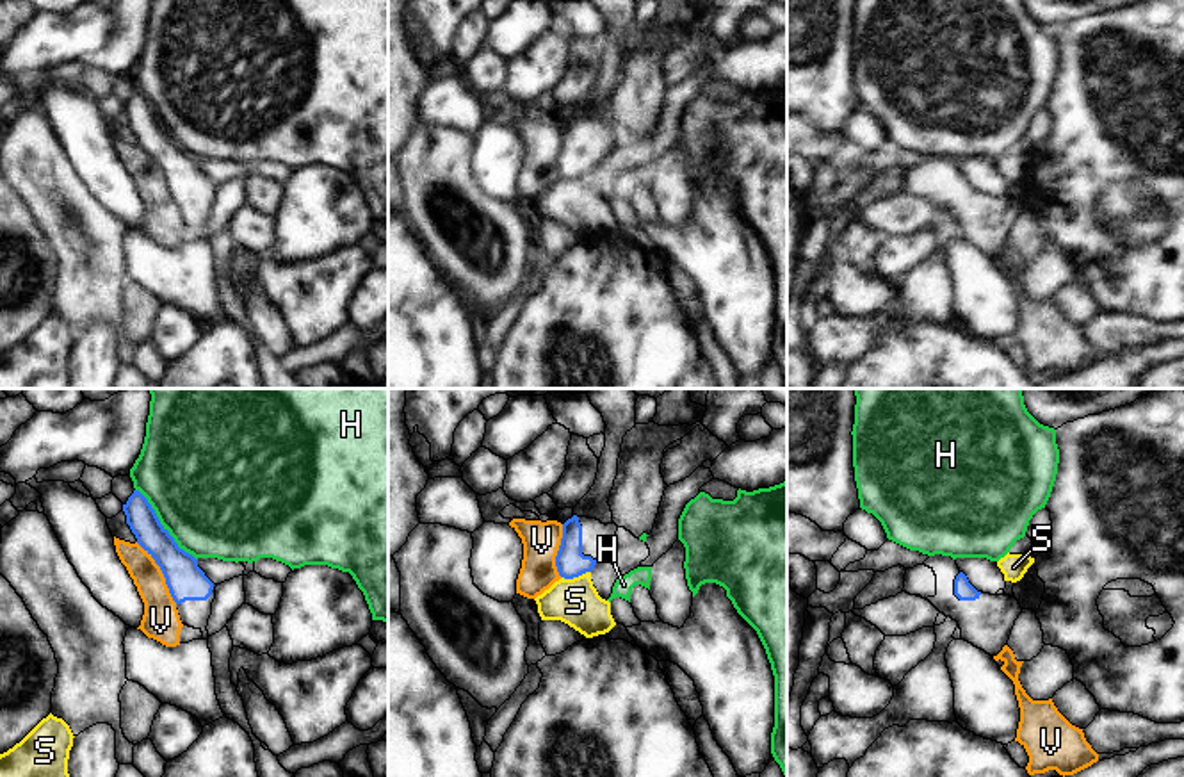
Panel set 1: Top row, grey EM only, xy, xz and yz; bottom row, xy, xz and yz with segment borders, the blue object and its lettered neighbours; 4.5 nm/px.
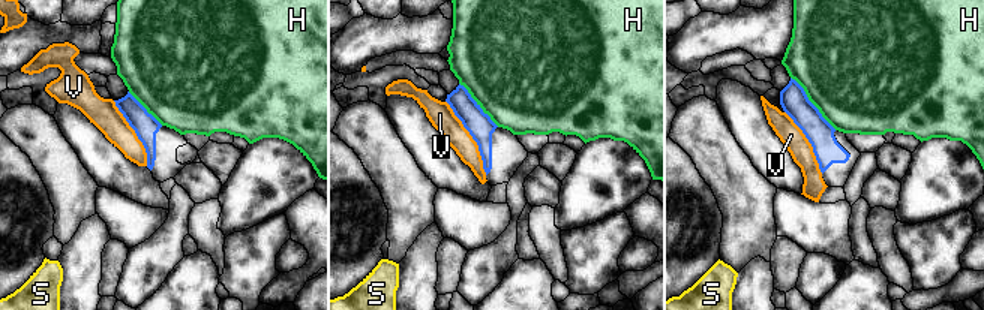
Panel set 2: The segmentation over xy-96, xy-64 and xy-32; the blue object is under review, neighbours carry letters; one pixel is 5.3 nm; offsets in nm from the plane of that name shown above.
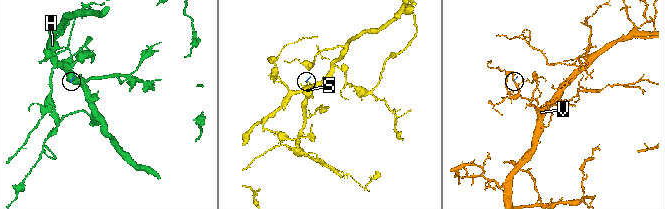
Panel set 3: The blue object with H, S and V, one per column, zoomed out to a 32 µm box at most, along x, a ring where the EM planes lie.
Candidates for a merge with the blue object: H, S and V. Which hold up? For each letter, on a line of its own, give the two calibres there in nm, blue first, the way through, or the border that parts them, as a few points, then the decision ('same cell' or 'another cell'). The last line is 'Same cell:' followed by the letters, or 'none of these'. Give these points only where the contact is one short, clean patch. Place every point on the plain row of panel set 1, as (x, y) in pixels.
H: 160 nm thick on the blue side, 500 nm on the other; another cell
S: 140 nm thick on the blue side, 220 nm on the other; border along xz (590, 171), (561, 179); another cell
V: 170 nm thick on the blue side, 170 nm on the other; border along xy (136, 143), (159, 168), (168, 193), (177, 205); another cell
Same cell: none of these

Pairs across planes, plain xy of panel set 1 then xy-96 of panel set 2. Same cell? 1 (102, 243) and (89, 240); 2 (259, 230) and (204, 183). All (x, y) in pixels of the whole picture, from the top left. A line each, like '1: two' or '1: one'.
1: two
2: one

